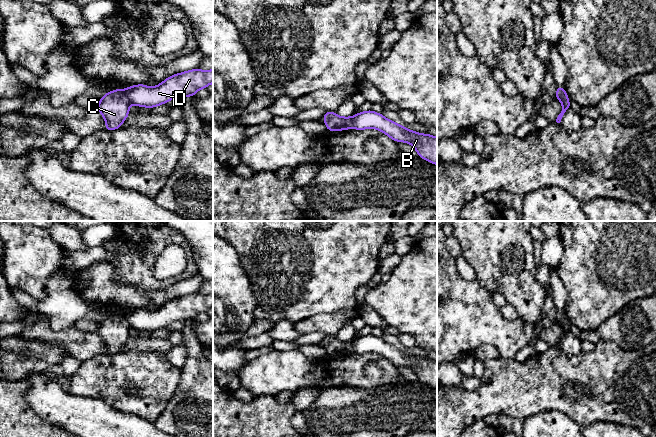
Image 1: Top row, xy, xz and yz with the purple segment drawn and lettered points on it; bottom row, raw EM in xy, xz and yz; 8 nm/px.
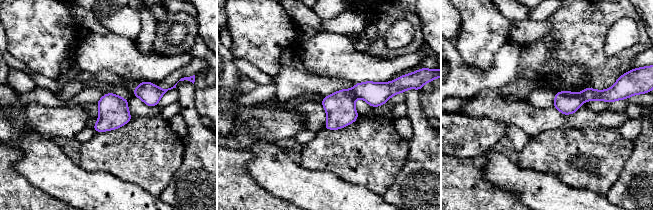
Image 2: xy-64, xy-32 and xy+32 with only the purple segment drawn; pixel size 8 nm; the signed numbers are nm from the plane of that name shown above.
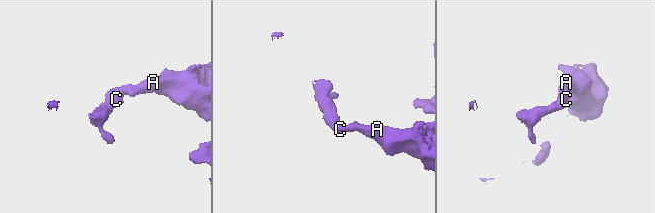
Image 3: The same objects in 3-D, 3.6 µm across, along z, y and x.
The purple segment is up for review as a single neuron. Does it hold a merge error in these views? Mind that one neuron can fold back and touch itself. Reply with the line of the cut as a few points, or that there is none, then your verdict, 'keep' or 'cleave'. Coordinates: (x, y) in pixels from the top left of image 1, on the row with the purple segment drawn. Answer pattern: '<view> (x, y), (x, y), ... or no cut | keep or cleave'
xy (124, 90), (131, 102) | cleave

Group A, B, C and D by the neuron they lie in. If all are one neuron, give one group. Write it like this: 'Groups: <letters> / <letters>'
Groups: A B D / C

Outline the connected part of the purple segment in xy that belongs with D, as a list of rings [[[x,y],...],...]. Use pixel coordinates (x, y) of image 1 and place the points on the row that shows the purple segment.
[[[213,69],[189,70],[174,74],[158,86],[148,87],[144,84],[127,87],[124,91],[131,103],[139,107],[154,108],[167,103],[173,98],[195,96],[196,92],[213,83]]]

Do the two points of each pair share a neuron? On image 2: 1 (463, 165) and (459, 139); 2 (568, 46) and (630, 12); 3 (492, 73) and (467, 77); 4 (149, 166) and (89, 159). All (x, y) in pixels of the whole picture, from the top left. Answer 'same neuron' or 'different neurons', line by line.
1: different neurons
2: same neuron
3: same neuron
4: same neuron

